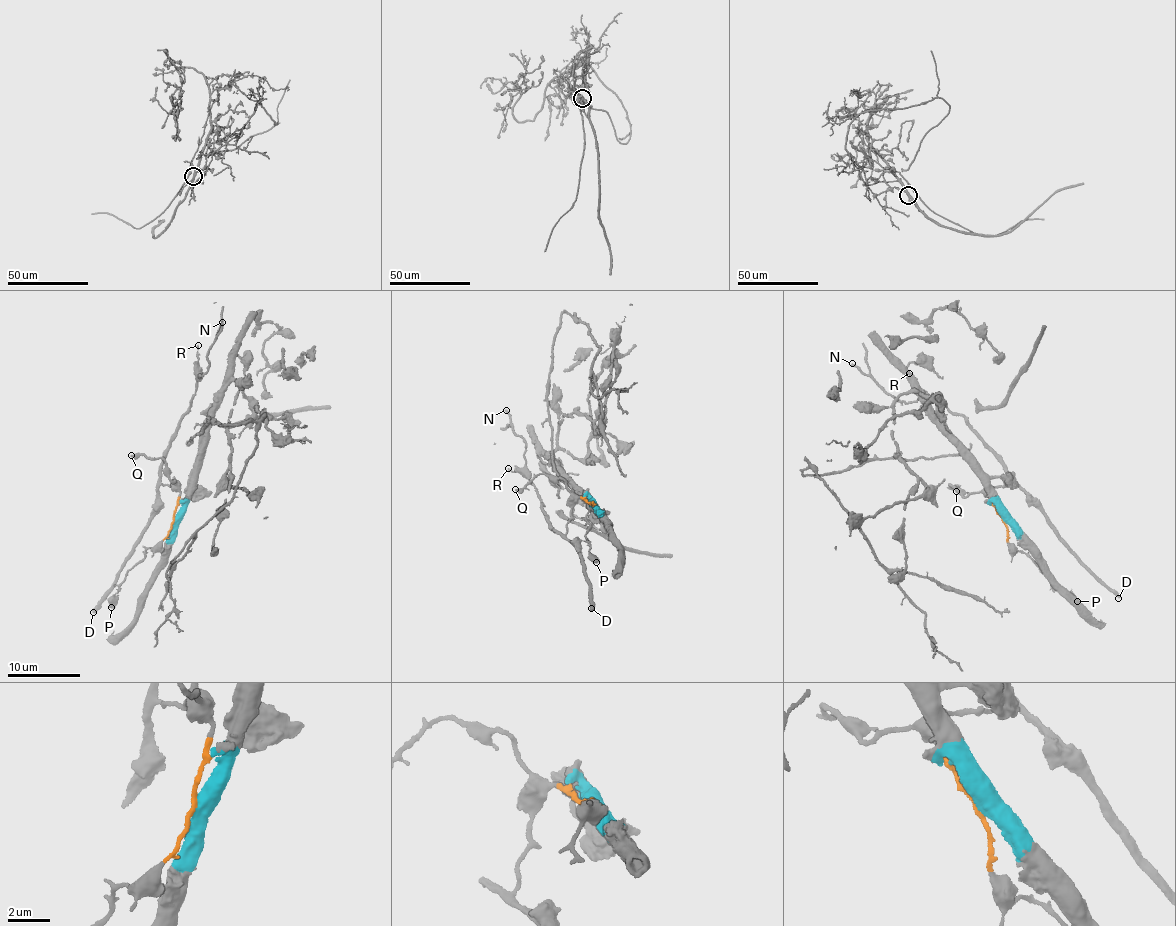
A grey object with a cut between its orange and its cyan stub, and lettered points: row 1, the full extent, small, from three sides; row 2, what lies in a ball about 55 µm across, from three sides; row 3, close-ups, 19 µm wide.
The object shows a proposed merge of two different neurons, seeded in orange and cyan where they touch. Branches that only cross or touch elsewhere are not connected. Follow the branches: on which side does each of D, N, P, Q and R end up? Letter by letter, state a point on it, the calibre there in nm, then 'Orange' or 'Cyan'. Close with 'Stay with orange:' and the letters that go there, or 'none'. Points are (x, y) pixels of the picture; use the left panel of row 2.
D: Place: (93, 612). Thickness 400 nm. Orange
N: Place: (222, 322). Thickness 200 nm. Orange
P: Place: (111, 607). Thickness 550 nm. Orange
Q: Place: (131, 455). Thickness 400 nm. Orange
R: Place: (198, 345). Thickness 100 nm. Orange
Stay with orange: D, N, P, Q, R

